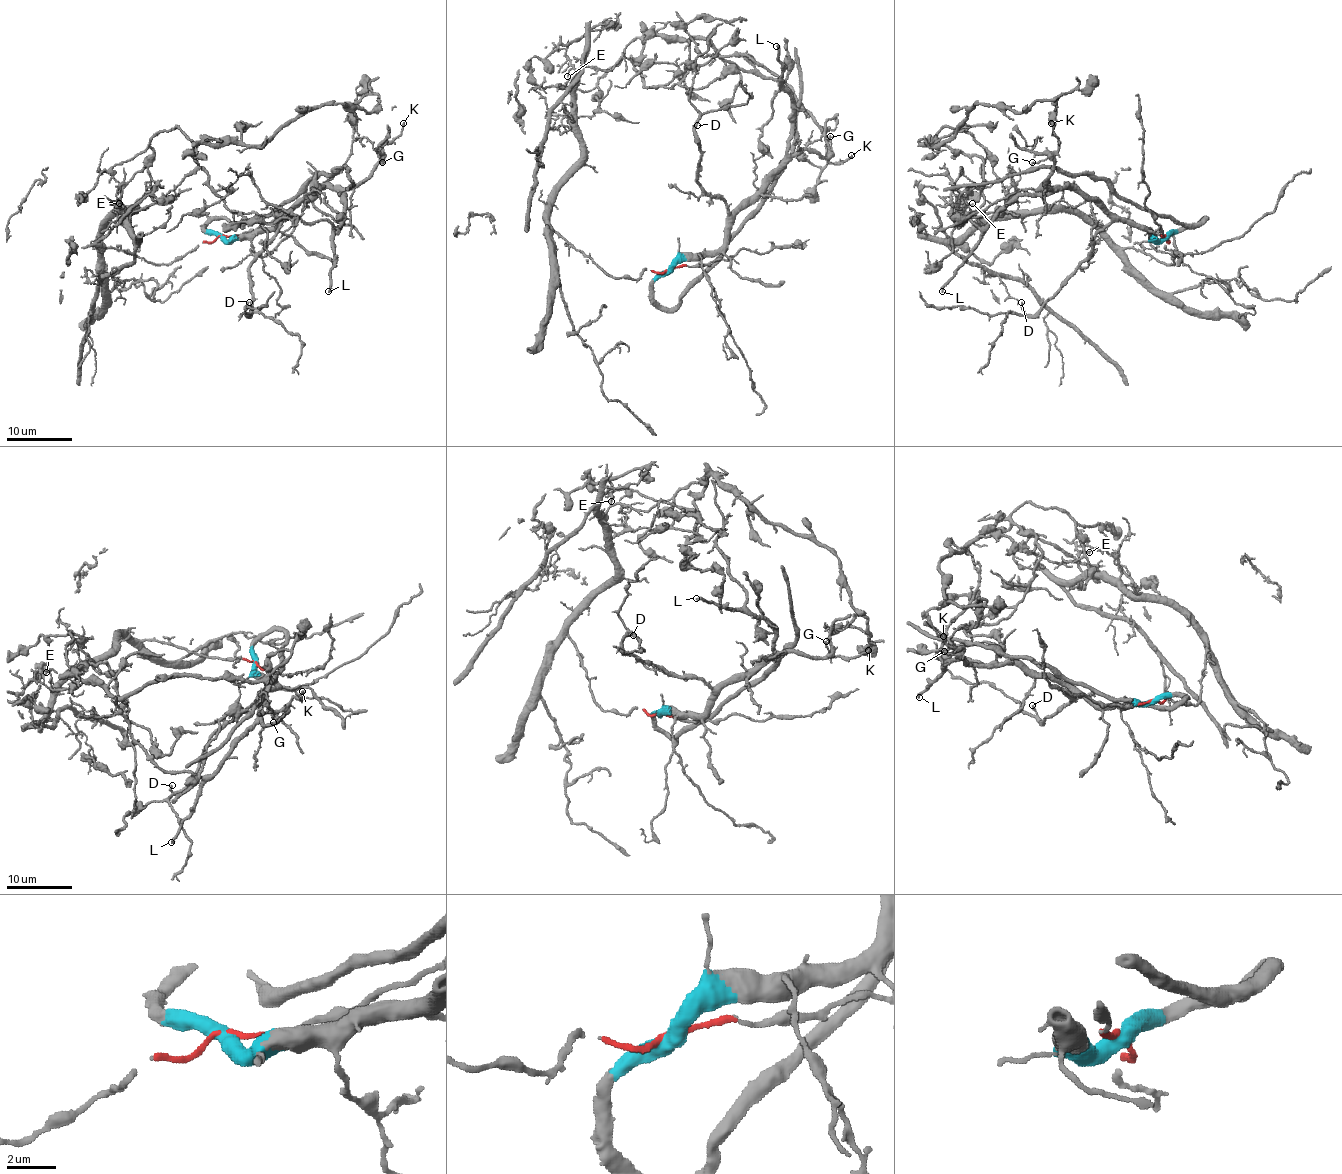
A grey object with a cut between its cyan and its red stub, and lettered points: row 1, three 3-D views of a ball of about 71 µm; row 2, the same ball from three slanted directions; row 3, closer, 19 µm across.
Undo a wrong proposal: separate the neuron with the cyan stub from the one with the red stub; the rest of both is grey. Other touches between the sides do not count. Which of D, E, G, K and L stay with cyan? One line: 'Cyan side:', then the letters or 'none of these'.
Cyan side: D, G, K, L

